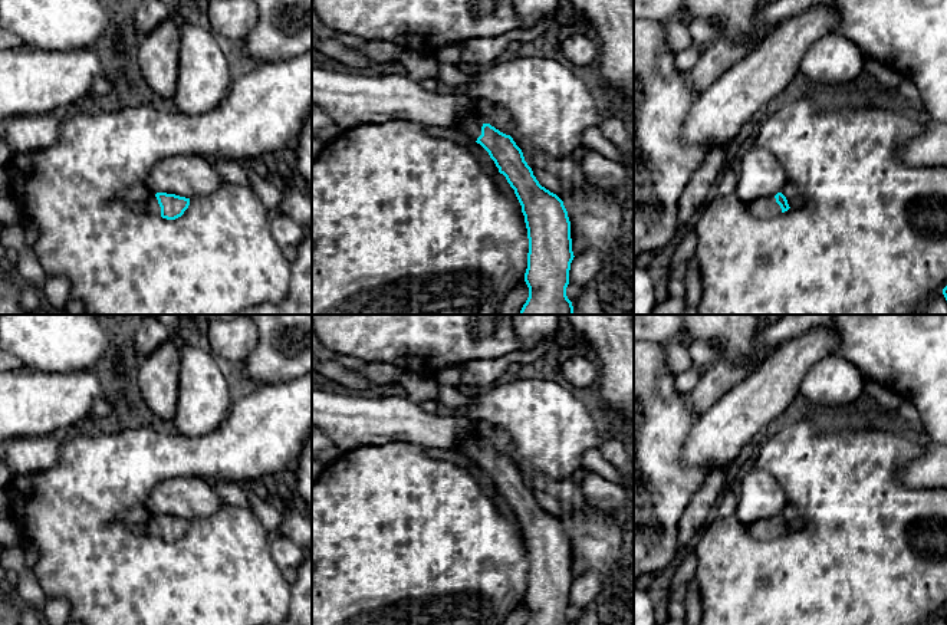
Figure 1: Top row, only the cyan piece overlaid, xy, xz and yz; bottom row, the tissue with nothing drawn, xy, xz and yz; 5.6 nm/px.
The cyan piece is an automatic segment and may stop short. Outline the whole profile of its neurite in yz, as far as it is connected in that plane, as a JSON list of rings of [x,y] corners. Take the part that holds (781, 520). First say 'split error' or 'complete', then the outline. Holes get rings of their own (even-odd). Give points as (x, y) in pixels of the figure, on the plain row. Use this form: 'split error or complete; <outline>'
split error; [[[782,514],[749,526],[749,533],[760,542],[777,539],[789,530],[787,522]]]

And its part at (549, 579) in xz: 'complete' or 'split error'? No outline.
split error

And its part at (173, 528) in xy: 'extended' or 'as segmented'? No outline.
extended

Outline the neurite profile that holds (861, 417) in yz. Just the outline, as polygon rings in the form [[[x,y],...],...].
[[[865,402],[846,407],[809,407],[799,405],[800,420],[808,421],[818,432],[858,432],[892,427],[874,408]]]

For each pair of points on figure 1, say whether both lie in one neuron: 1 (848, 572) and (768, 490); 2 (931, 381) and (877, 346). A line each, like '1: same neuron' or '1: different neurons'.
1: different neurons
2: same neuron

